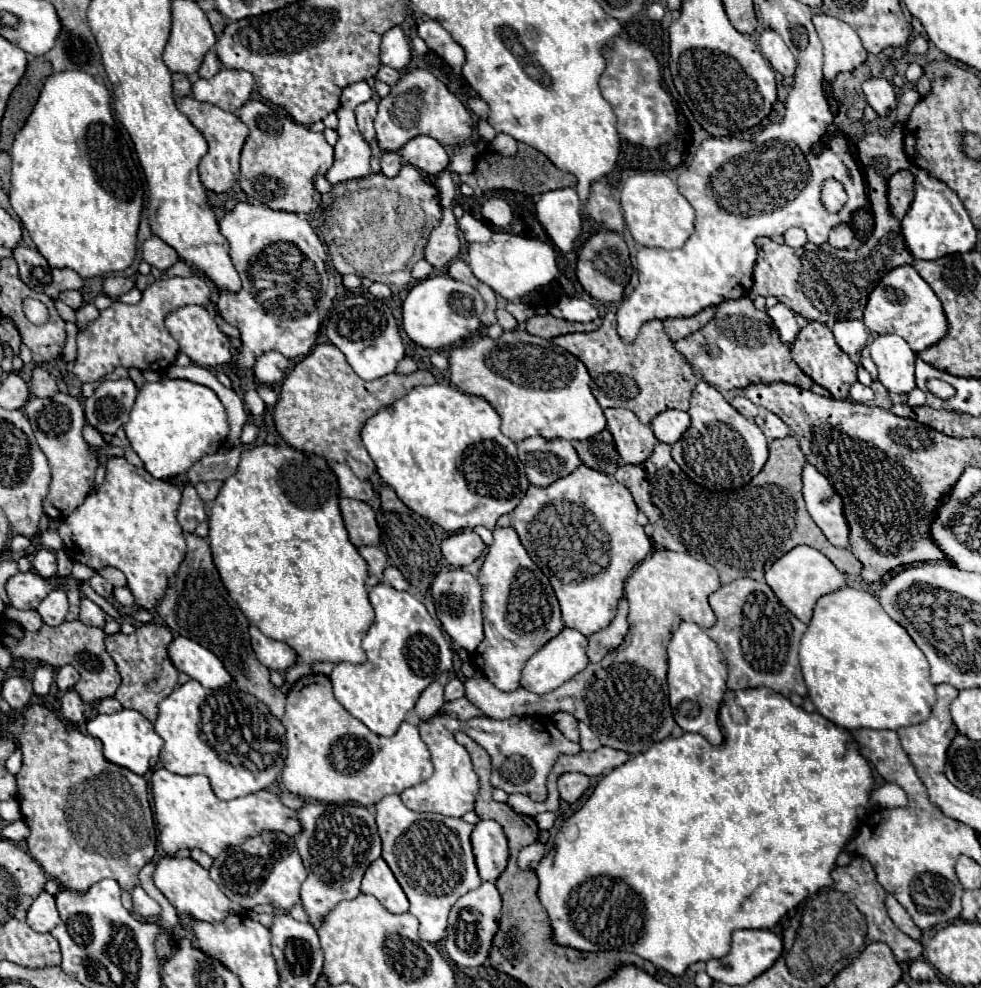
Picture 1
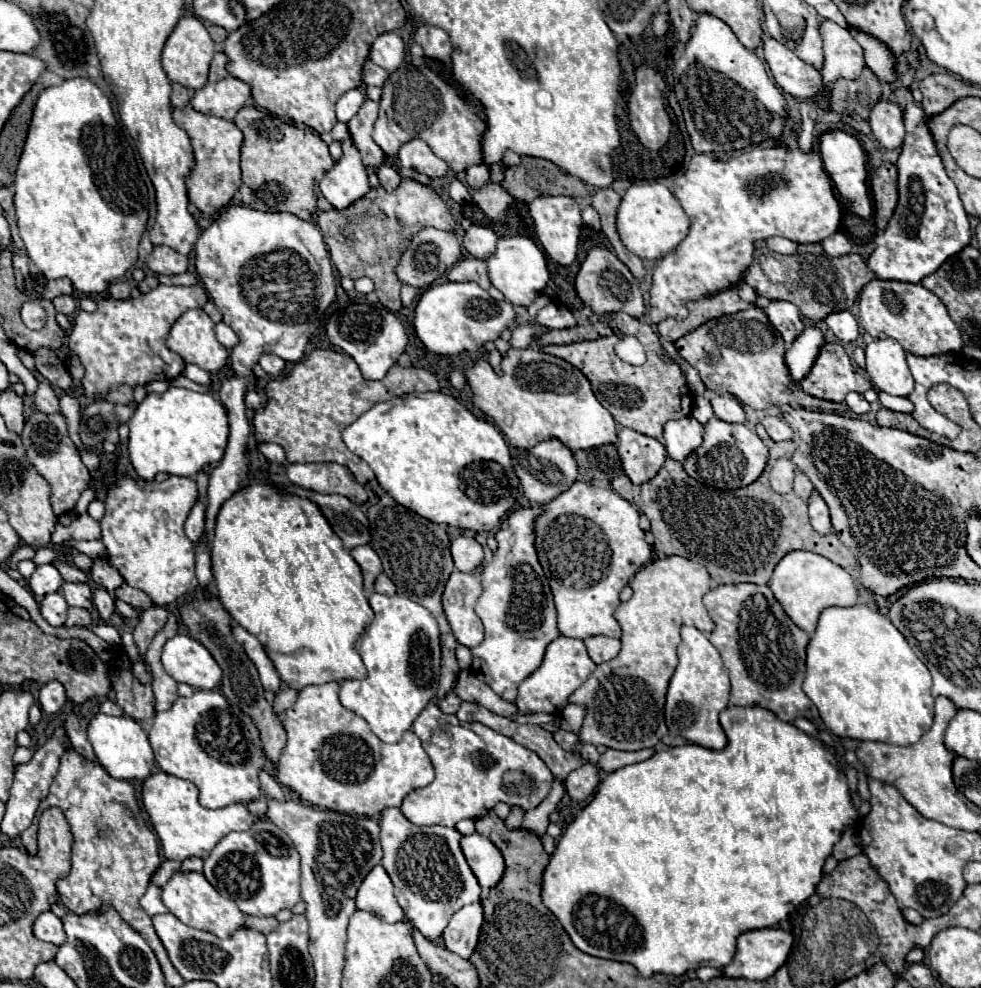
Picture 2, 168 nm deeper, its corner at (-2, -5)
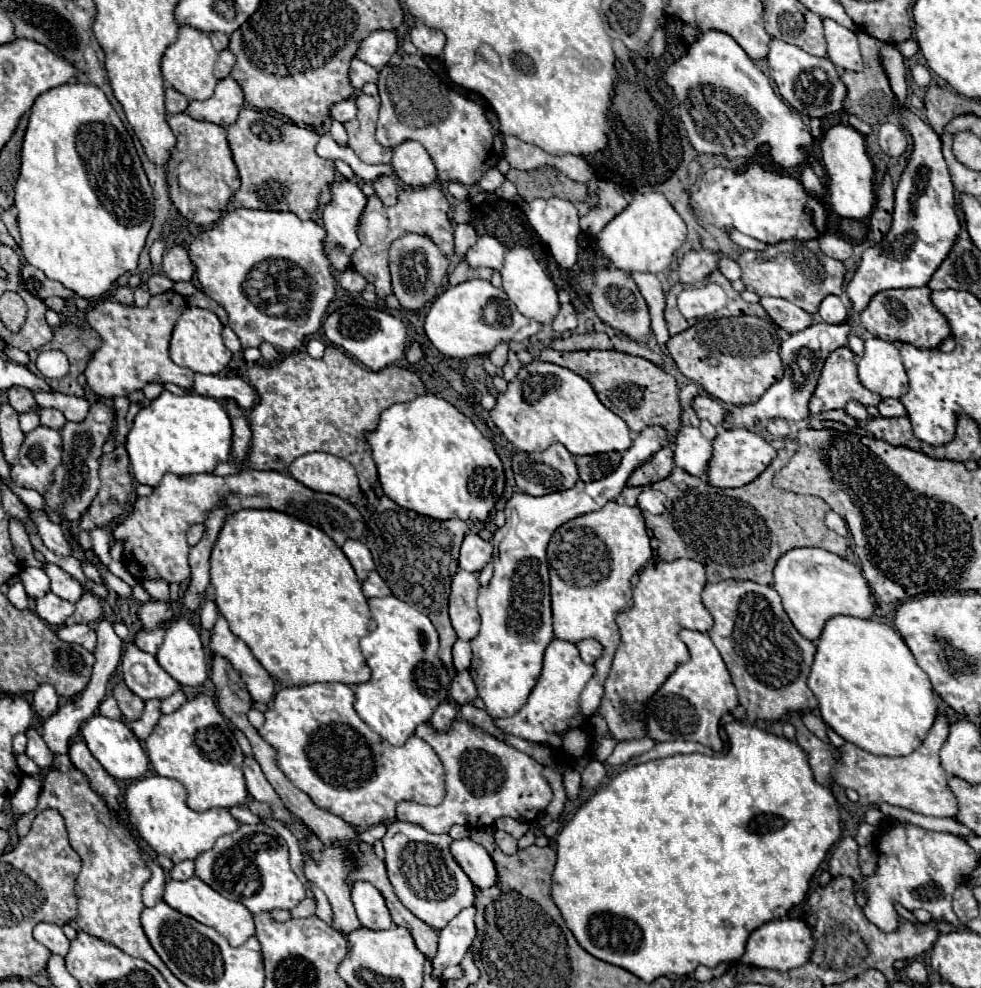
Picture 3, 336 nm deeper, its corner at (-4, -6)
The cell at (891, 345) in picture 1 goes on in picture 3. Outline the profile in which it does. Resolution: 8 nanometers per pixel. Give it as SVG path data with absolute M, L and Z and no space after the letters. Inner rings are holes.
M881 338L865 340L865 354L859 360L859 380L883 398L901 398L907 392L907 372L893 342Z

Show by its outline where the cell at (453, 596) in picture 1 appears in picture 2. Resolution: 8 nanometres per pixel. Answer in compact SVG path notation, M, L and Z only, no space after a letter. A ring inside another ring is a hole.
M463 571L451 573L451 577L445 585L445 593L443 593L443 609L445 609L445 615L453 629L453 635L465 647L477 647L483 641L483 625L481 625L481 619L477 617L477 613L473 611L479 595L481 595L481 583L475 575L463 573Z

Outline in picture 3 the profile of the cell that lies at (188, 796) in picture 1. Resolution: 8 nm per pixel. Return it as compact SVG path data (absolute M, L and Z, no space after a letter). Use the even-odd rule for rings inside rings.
M157 774L135 780L125 794L125 806L131 824L137 828L139 836L157 852L169 856L173 862L185 858L195 860L199 854L211 850L215 840L223 834L231 834L239 828L239 822L227 808L211 808L205 812L195 812L187 806L187 790L173 778L161 778Z

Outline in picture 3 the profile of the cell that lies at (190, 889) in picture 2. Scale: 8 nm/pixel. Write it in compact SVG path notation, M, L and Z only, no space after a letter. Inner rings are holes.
M193 876L189 880L169 880L165 886L165 894L163 900L175 908L177 912L195 918L197 922L215 928L219 934L223 934L231 946L241 946L249 936L255 934L255 924L253 924L253 916L251 912L241 904L241 902L233 902L223 898L219 892L215 892L211 886L207 886L201 878Z

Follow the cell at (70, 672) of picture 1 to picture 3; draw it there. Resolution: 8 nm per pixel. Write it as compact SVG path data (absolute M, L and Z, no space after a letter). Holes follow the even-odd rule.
M41 684L33 694L33 710L39 714L41 720L45 720L51 714L55 714L57 708L59 708L57 690L51 684Z

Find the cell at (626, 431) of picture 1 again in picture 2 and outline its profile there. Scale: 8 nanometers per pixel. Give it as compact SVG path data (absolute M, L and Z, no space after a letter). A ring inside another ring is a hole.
M625 427L619 431L617 451L627 477L635 485L653 479L667 457L665 447L657 439Z

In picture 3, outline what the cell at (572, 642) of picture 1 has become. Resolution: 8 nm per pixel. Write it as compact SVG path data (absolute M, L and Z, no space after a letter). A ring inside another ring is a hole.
M553 640L545 650L543 672L523 708L511 718L495 720L495 724L503 732L509 732L513 736L551 746L559 762L571 762L589 756L589 730L587 726L583 726L585 720L577 712L577 702L593 672L595 668L579 658L579 650L575 644L565 640Z

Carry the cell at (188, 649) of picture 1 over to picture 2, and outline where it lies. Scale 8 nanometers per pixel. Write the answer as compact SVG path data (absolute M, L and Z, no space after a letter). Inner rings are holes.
M177 633L171 637L161 655L165 671L177 681L197 689L217 689L221 683L221 667L211 653L193 637Z

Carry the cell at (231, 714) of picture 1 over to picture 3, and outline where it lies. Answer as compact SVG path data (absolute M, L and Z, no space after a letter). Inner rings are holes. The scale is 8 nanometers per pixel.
M199 694L187 700L181 708L159 718L157 726L145 740L149 760L159 776L175 778L187 788L187 804L205 812L209 808L233 808L247 800L247 786L243 778L243 750L235 738L235 728L223 718L217 702Z

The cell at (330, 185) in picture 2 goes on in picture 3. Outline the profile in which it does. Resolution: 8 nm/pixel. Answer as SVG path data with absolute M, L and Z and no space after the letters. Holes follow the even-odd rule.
M339 180L339 182L331 184L331 202L323 210L323 222L325 222L325 232L327 232L325 252L327 252L329 262L337 270L347 270L349 262L351 262L351 254L359 248L357 222L359 222L359 216L361 216L365 204L367 204L367 196L361 192L357 182L353 182L353 180Z

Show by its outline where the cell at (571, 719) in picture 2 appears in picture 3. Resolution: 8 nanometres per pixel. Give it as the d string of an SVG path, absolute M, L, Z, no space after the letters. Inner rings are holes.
M607 502L601 510L583 514L559 526L549 540L547 558L551 572L551 606L553 630L559 640L595 638L603 644L605 654L597 660L595 676L589 680L579 698L579 714L591 718L601 704L603 684L611 668L615 648L621 640L615 624L617 612L631 602L631 576L639 572L653 556L645 520L639 506Z

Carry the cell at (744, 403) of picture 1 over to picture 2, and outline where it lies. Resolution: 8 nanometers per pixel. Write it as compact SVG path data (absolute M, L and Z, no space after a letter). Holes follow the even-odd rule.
M715 395L711 399L711 407L715 417L719 417L721 421L727 423L745 423L747 415L741 407L741 403L733 397L733 395Z

